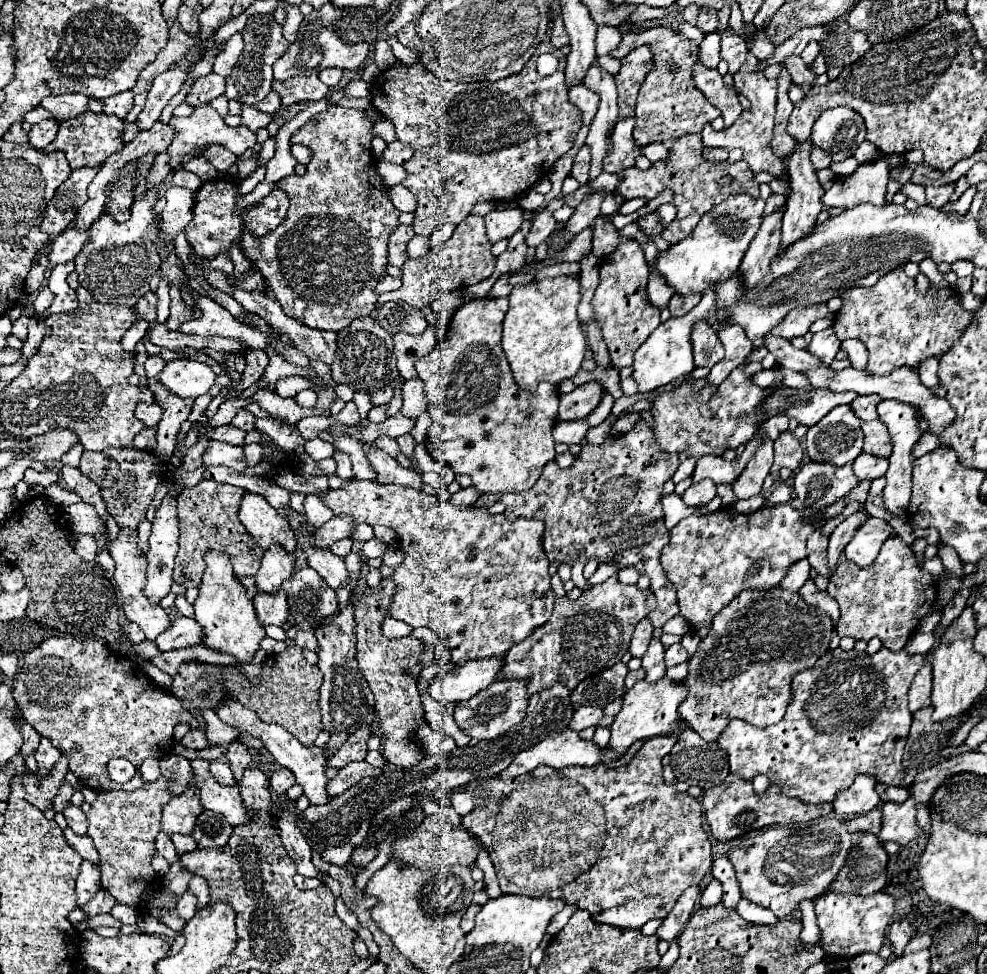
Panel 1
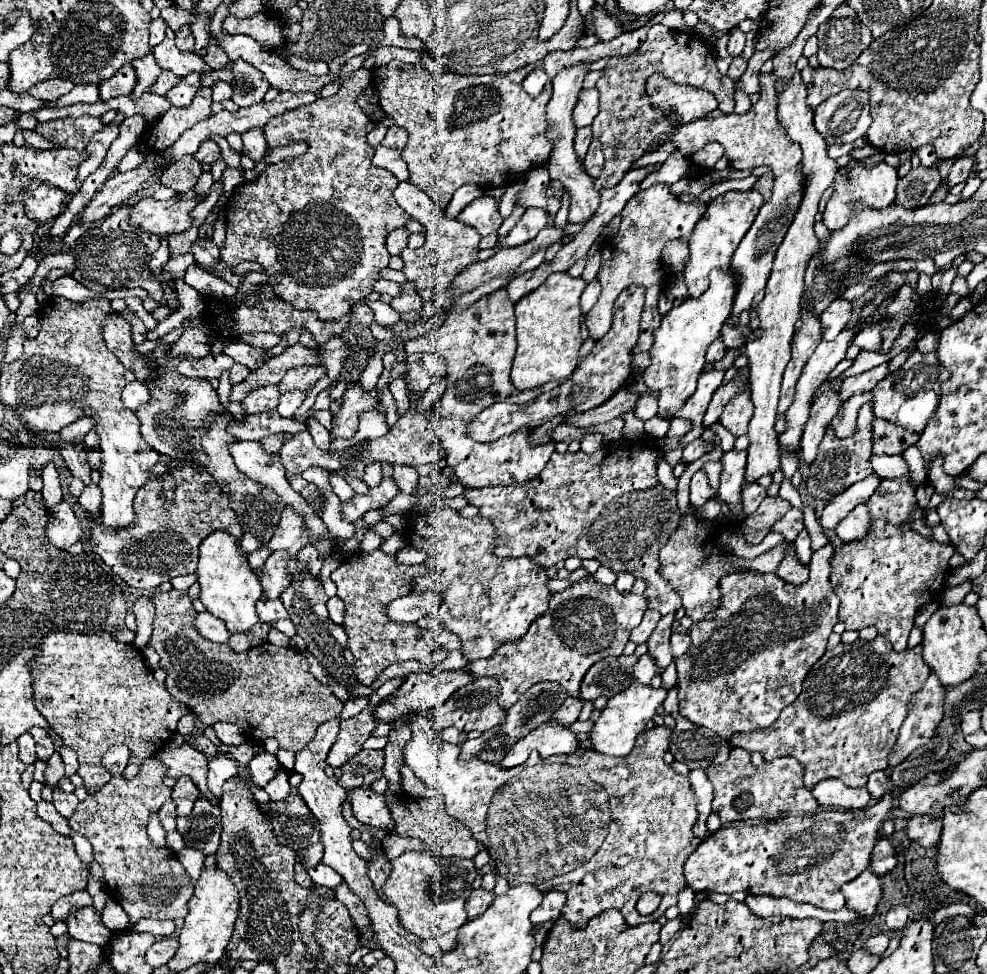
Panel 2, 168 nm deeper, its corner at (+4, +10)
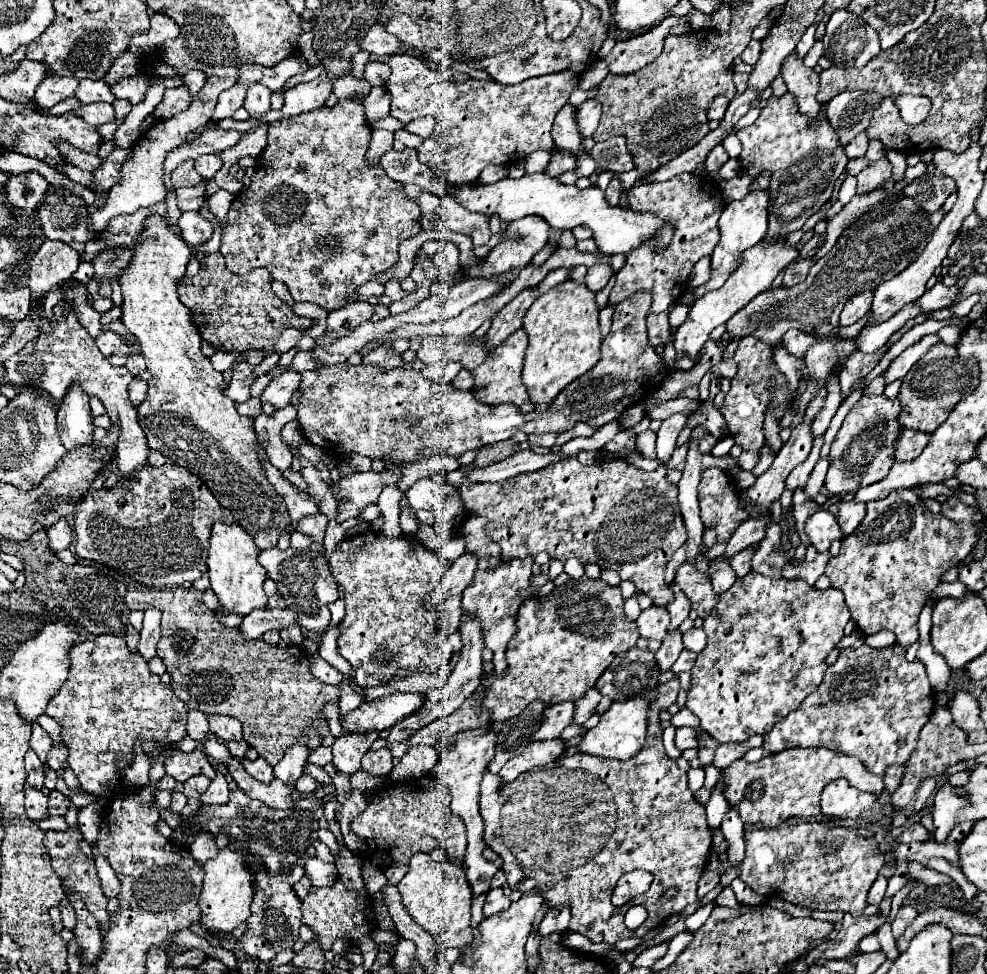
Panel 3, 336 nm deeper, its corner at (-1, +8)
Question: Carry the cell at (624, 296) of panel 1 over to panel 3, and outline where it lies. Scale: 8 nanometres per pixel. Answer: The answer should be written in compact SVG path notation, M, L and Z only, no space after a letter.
M679 174L677 178L671 178L667 182L655 182L655 184L641 184L637 182L629 190L629 204L635 212L651 212L663 222L669 222L673 226L673 238L667 248L655 248L655 244L643 242L637 248L633 248L625 256L623 268L615 274L615 286L609 294L607 306L615 306L627 296L631 296L637 290L651 290L653 304L647 316L647 332L649 332L649 344L659 346L667 344L671 340L671 324L667 320L667 310L673 302L681 298L687 288L687 278L693 268L693 264L711 254L715 248L715 242L719 242L719 228L717 220L723 212L723 194L721 188L711 178L695 178L693 174Z

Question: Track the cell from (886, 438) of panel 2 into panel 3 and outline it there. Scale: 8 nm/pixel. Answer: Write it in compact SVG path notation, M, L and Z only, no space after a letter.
M903 428L895 440L895 460L907 462L917 458L929 442L929 434Z

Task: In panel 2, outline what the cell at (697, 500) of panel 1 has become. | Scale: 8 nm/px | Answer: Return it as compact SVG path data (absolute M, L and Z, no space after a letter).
M698 470L692 480L690 480L690 500L692 500L692 506L698 510L700 506L704 506L710 498L716 498L718 492L710 488L708 484L708 478L706 478L706 472L704 470Z

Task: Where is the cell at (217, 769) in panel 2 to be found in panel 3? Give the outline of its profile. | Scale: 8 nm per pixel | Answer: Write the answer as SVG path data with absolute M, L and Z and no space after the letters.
M217 772L217 778L209 784L207 792L201 794L201 804L225 804L229 800L229 788L227 788L227 778Z

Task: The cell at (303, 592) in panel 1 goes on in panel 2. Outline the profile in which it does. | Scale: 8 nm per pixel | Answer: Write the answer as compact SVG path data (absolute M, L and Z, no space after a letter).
M304 546L302 552L298 552L296 558L298 558L300 562L304 562L306 568L308 568L314 576L318 576L318 572L320 572L320 568L322 568L322 564L324 564L324 558L320 556L320 552L318 552L314 546Z

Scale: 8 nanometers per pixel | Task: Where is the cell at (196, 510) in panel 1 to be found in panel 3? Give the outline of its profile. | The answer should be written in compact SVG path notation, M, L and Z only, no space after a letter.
M163 464L161 468L145 466L143 470L135 472L131 482L119 480L111 490L101 488L85 494L79 504L79 512L75 514L75 554L105 564L141 586L173 588L193 582L205 574L209 536L215 522L231 524L235 520L233 514L217 502L213 492L201 482L199 476L173 464Z

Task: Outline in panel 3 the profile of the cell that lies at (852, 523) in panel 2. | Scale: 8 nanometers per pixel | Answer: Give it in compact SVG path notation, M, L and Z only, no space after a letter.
M841 502L839 506L839 526L845 536L849 536L865 518L865 504L855 504L855 502Z

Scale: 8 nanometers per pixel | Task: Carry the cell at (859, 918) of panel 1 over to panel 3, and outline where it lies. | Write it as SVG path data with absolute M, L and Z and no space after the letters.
M877 876L877 880L873 882L869 894L867 894L867 902L869 904L879 904L885 896L885 888L887 888L887 878L885 876Z

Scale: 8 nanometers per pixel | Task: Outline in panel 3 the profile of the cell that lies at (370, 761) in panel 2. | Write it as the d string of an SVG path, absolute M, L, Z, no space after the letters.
M387 748L381 750L369 750L361 760L361 770L369 776L387 776L393 768L391 764L391 752Z

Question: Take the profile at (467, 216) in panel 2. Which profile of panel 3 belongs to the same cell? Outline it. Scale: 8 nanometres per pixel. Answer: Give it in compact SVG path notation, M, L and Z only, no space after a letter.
M423 192L417 198L421 206L421 226L423 230L453 230L471 236L473 246L487 244L491 238L489 216L481 212L469 212L455 196L437 196L433 192Z

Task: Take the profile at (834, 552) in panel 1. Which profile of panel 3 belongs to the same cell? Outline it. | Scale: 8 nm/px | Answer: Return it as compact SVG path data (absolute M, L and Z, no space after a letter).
M751 570L747 576L737 578L735 584L727 592L723 592L719 596L719 602L715 604L715 608L703 620L703 630L707 634L707 646L697 654L695 666L691 668L691 688L689 688L689 694L687 694L687 708L699 718L699 726L711 738L715 738L717 742L743 742L743 740L747 740L747 738L751 738L755 734L767 734L777 722L781 722L783 718L787 718L787 714L793 712L803 702L805 696L809 696L811 692L817 690L817 686L821 684L823 674L827 670L825 658L837 646L837 642L843 638L843 628L849 622L849 618L851 616L849 616L845 598L835 588L817 590L815 586L809 586L807 582L803 582L803 580L798 578L790 581L785 580L785 578L769 578L769 576L763 576L763 574Z

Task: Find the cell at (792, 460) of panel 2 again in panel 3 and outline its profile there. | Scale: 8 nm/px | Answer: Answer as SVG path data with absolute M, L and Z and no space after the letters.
M793 490L793 516L795 516L795 522L797 522L797 532L801 536L801 542L805 546L809 546L807 542L807 536L803 534L803 522L807 520L807 514L813 514L817 510L815 502L807 502L807 498L803 498L803 490Z

